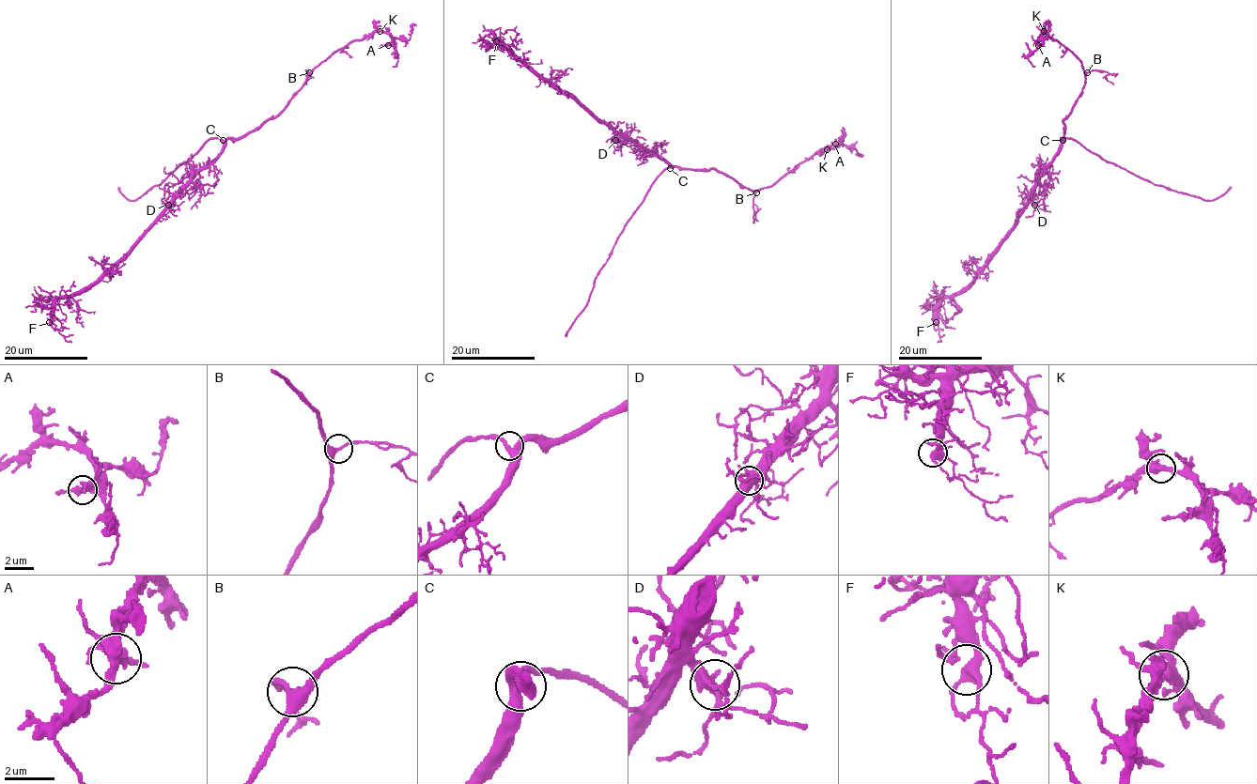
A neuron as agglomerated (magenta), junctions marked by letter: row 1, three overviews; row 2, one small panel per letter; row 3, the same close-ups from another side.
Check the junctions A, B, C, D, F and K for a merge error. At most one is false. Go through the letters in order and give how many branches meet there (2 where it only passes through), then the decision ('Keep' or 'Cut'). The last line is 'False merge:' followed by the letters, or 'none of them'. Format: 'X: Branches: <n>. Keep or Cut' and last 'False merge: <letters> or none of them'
A: Branches: 3. Keep
B: Branches: 3. Keep
C: Branches: 3. Keep
D: Branches: 3. Keep
F: Branches: 3. Keep
K: Branches: 3. Keep
False merge: none of them

